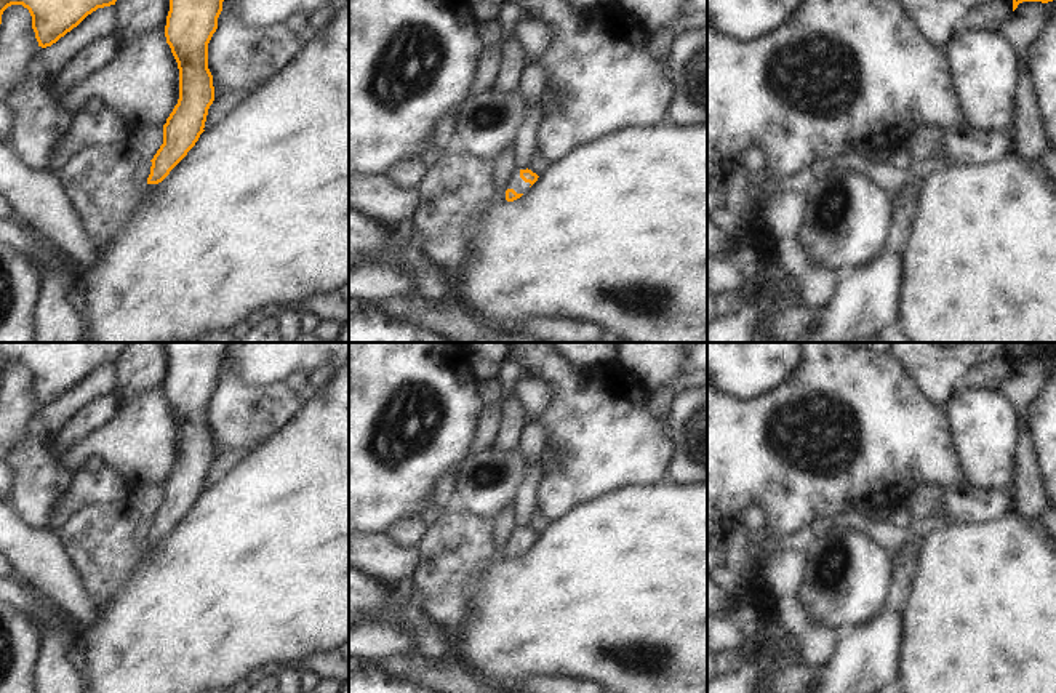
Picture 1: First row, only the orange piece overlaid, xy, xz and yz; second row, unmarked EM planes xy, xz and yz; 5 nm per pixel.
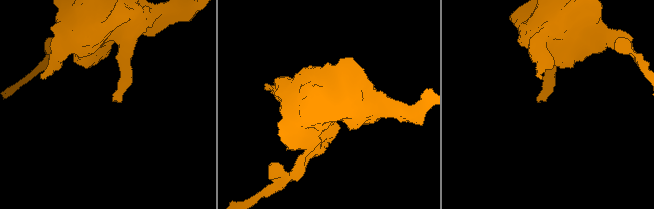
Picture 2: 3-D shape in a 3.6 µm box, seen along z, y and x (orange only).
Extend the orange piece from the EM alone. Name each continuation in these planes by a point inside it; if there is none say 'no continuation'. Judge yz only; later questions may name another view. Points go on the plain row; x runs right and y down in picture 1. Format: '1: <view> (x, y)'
no continuation

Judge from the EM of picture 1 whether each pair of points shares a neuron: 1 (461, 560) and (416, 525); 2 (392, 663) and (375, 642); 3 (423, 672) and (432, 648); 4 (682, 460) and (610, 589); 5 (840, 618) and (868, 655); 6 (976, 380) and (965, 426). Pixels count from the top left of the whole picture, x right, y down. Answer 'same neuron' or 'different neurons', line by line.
1: different neurons
2: different neurons
3: different neurons
4: different neurons
5: different neurons
6: different neurons

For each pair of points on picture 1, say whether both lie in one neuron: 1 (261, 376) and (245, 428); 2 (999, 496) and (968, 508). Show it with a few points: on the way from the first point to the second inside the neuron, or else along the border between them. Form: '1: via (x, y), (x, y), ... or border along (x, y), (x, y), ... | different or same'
1: border along (224, 368), (250, 384), (269, 386), (282, 383) | different
2: via (991, 503), (976, 504) | same

